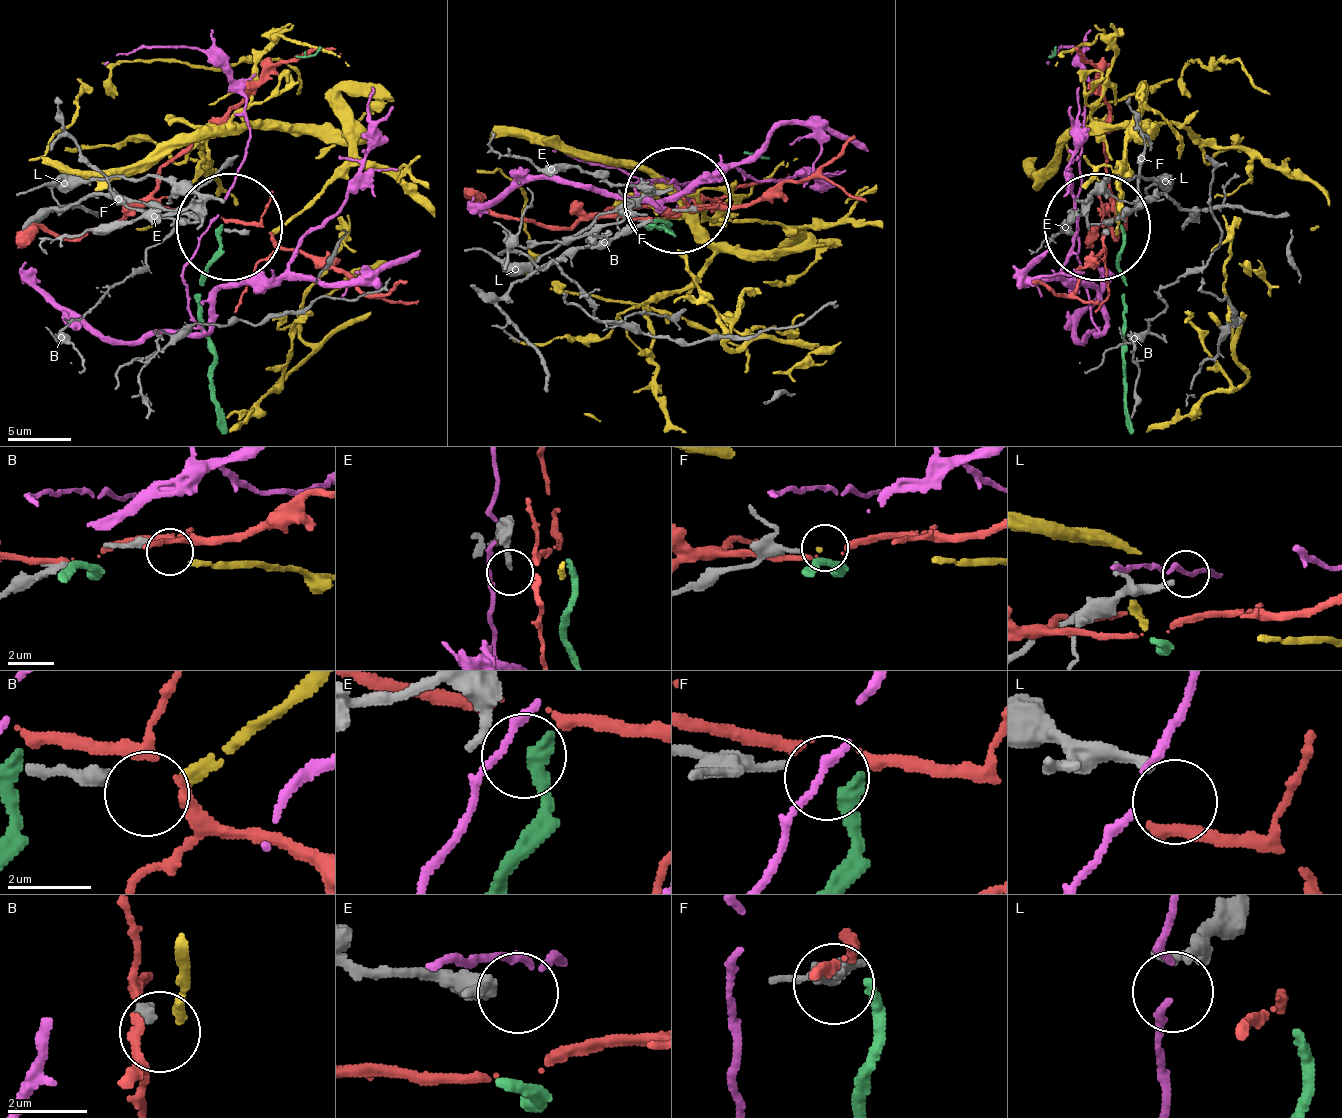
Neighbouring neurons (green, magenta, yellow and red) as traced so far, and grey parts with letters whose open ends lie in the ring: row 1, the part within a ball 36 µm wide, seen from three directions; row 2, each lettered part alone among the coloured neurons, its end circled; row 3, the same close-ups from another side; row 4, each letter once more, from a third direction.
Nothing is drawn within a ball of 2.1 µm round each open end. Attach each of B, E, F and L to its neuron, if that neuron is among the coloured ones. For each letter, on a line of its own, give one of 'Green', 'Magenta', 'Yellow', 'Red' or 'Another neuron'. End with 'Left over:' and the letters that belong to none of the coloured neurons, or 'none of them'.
B: Another neuron
E: Another neuron
F: Another neuron
L: Another neuron
Left over: B, E, F, L

